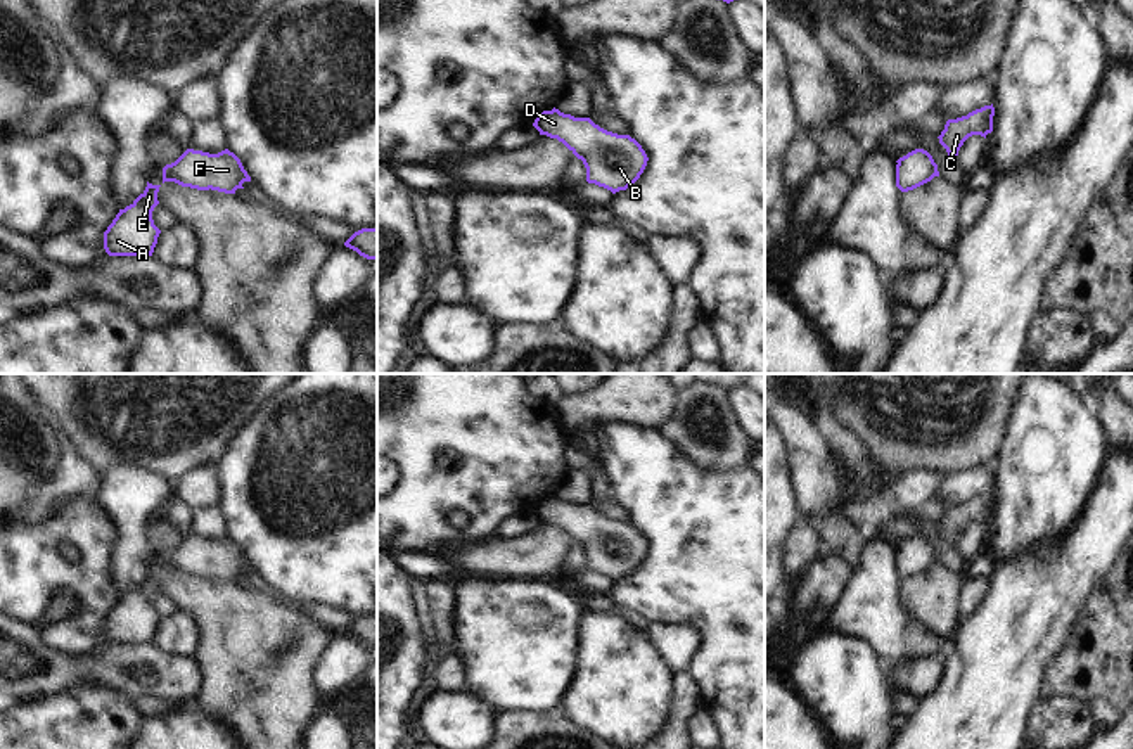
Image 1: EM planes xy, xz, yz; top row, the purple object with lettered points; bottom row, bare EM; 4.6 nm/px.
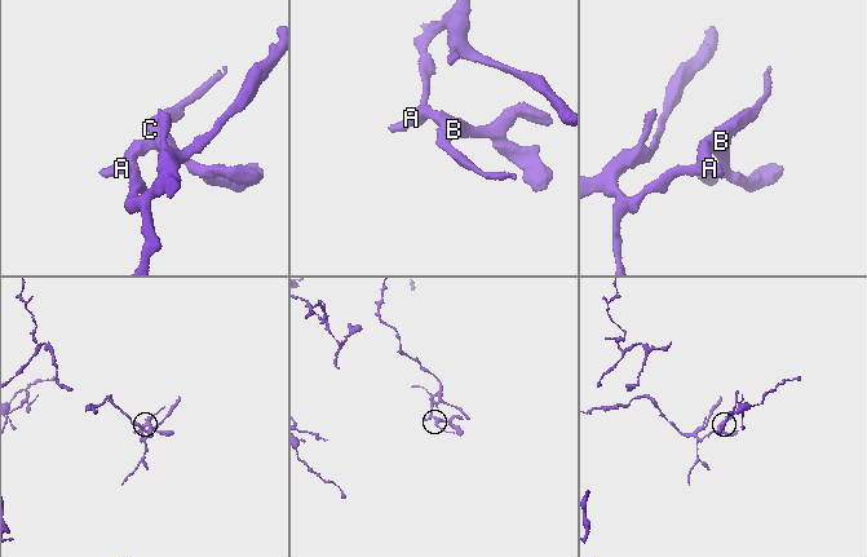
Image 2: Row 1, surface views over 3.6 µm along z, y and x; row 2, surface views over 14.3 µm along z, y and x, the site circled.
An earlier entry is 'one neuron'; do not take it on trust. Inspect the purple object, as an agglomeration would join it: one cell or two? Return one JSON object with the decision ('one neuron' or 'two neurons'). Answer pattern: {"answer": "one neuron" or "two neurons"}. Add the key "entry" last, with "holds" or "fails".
{"answer": "one neuron", "entry": "holds"}

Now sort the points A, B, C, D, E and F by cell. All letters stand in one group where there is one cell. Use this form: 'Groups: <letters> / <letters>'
Groups: A B C D E F

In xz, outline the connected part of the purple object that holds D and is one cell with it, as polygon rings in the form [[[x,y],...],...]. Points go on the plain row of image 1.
[[[559,496],[543,498],[533,510],[540,522],[562,529],[586,555],[586,569],[612,581],[631,574],[647,554],[647,541],[630,522],[618,522],[590,505],[574,505]]]

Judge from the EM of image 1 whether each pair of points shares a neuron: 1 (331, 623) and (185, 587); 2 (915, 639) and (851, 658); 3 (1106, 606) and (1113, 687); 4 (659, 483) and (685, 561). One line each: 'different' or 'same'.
1: different
2: different
3: same
4: same

